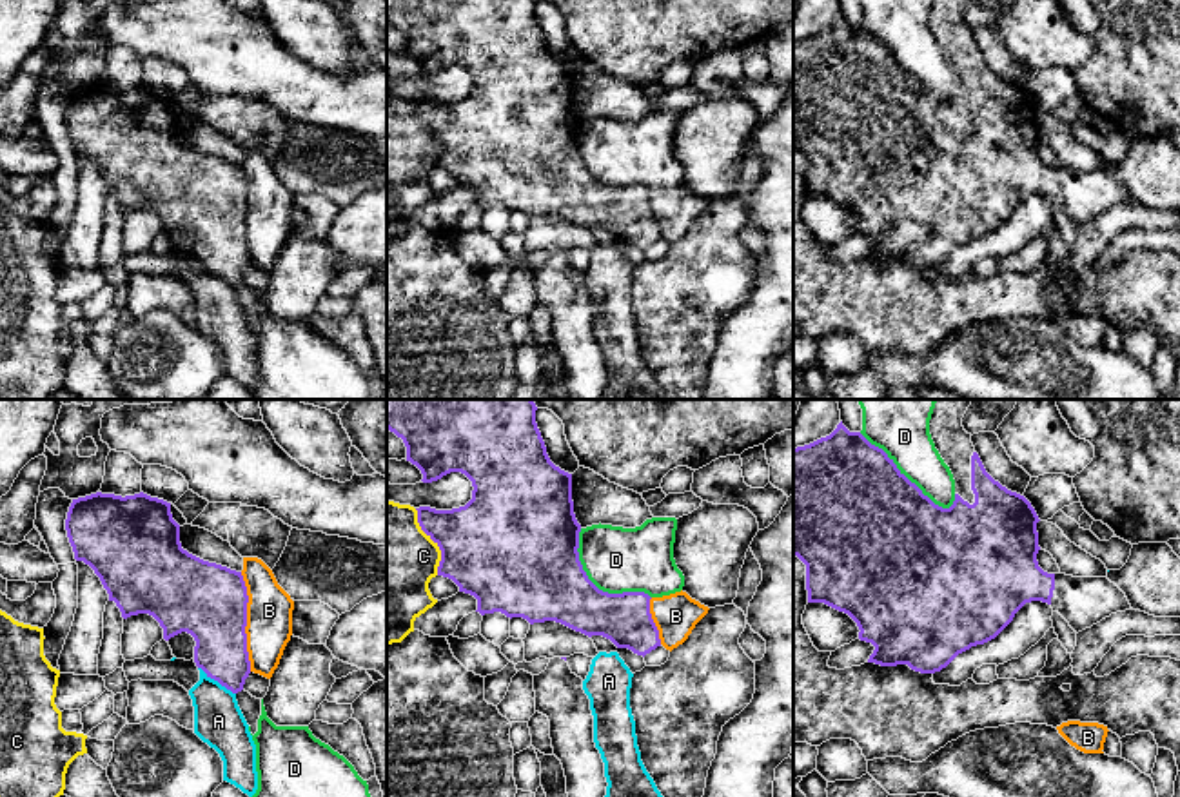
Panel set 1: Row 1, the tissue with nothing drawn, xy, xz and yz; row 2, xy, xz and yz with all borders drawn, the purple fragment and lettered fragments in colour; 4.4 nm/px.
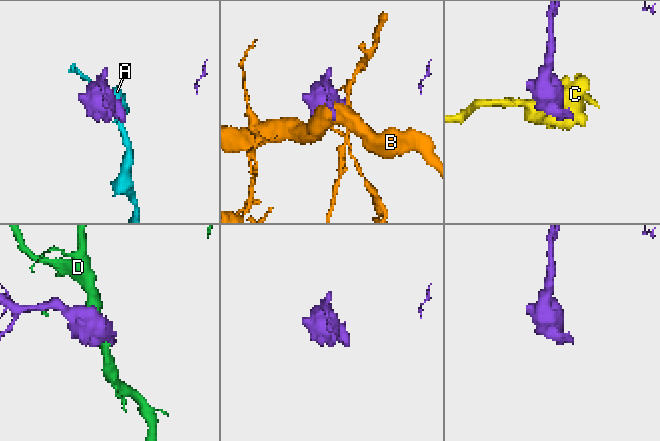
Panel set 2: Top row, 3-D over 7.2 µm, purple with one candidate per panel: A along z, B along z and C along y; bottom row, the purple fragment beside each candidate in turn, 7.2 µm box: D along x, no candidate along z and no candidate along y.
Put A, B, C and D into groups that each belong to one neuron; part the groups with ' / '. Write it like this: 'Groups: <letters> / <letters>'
Groups: A / B / C / D

